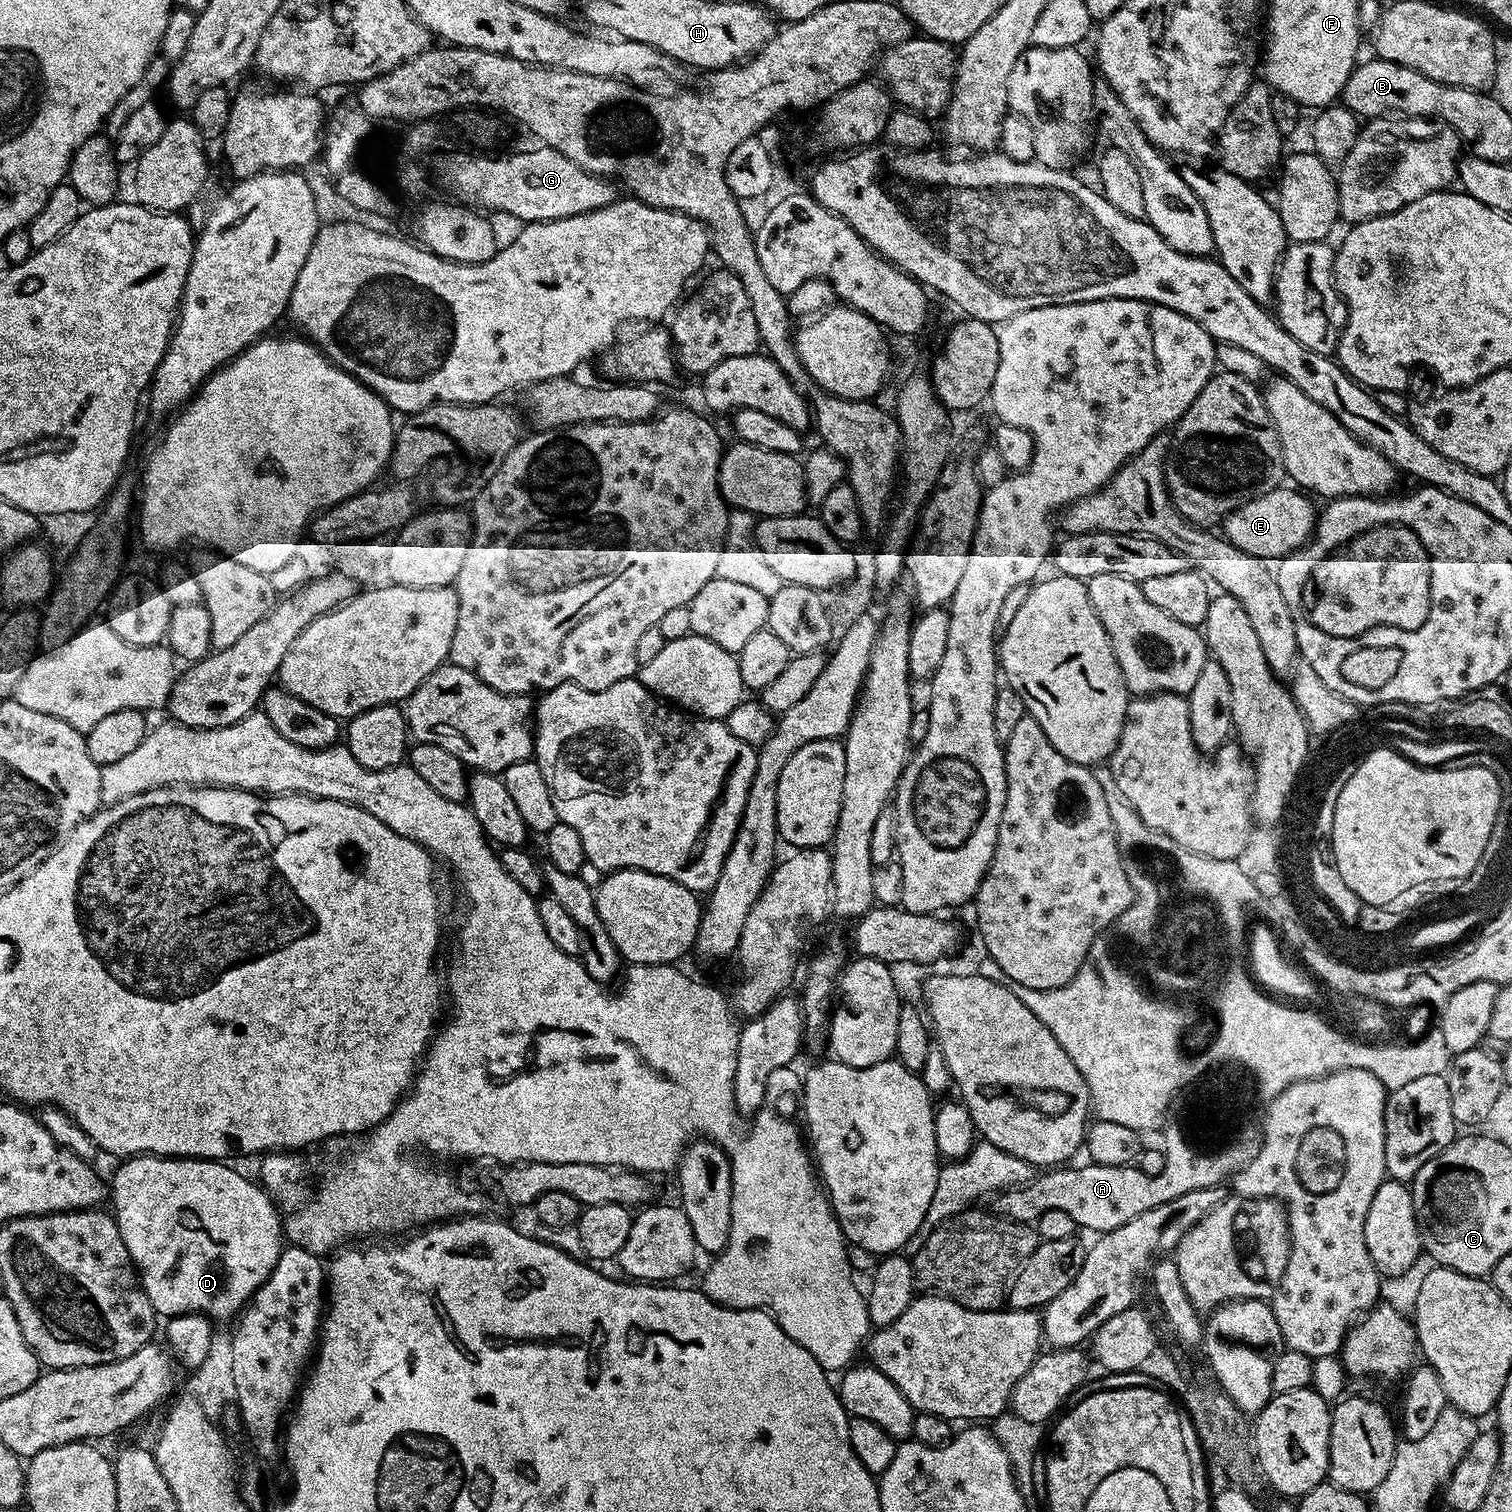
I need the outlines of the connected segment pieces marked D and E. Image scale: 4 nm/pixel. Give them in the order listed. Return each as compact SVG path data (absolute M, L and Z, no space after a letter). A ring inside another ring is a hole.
M132 1154L121 1164L124 1165L113 1174L112 1180L110 1176L110 1204L112 1200L113 1208L111 1211L115 1215L116 1225L122 1234L122 1242L126 1242L126 1250L130 1250L130 1258L136 1266L140 1284L146 1290L156 1313L167 1318L184 1316L188 1312L199 1312L213 1322L228 1319L231 1321L239 1317L249 1298L263 1286L266 1278L270 1278L282 1251L282 1216L279 1216L281 1213L272 1197L260 1187L255 1179L247 1180L242 1173L235 1172L231 1168L231 1163L219 1160L185 1160L151 1154Z
M1281 486L1246 502L1242 507L1234 509L1229 516L1224 517L1222 521L1224 539L1246 554L1265 558L1287 556L1289 552L1303 548L1313 535L1318 515L1317 505L1312 505L1303 495L1307 496L1295 487Z

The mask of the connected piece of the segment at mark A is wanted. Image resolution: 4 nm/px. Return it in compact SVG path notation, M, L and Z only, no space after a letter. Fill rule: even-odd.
M1162 1132L1162 1142L1166 1158L1162 1174L1151 1176L1142 1174L1138 1166L1106 1166L1093 1162L1085 1162L1081 1168L1060 1166L1045 1171L1048 1172L1045 1176L1037 1175L1023 1187L1001 1192L994 1200L995 1211L1007 1220L1031 1225L1042 1214L1046 1214L1046 1210L1062 1210L1074 1218L1077 1226L1089 1228L1092 1234L1113 1232L1118 1226L1126 1226L1126 1222L1138 1218L1138 1214L1154 1210L1154 1206L1162 1206L1174 1198L1182 1198L1182 1194L1190 1194L1190 1190L1223 1185L1234 1170L1243 1168L1251 1160L1254 1151L1254 1148L1236 1148L1236 1152L1228 1152L1228 1156L1200 1160L1196 1152L1188 1152L1188 1148L1184 1148L1184 1140L1180 1140L1176 1132Z

